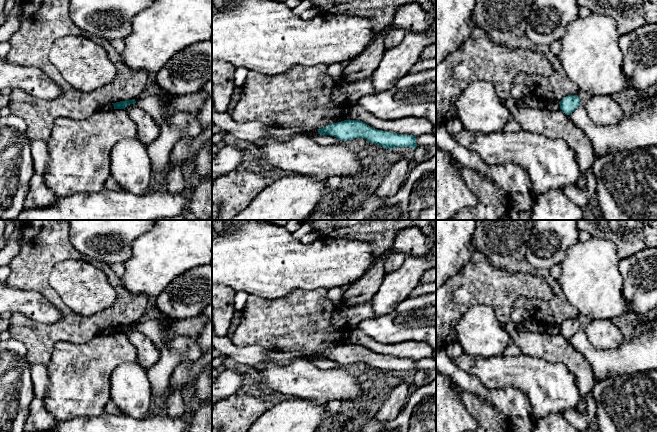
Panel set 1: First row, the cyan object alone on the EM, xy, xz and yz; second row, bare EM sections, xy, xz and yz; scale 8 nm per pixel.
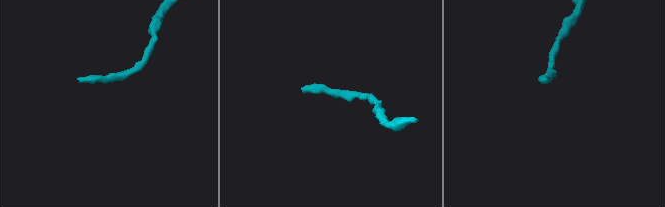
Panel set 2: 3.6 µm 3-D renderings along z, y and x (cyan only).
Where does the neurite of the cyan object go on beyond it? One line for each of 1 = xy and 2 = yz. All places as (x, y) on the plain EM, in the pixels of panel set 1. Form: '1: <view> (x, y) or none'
1: none
2: none

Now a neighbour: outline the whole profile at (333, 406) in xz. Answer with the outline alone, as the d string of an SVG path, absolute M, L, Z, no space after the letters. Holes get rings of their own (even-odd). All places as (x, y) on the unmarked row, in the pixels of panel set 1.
M332 400L330 402L327 403L327 411L333 413L333 414L337 414L340 410L341 407L341 401L339 400Z

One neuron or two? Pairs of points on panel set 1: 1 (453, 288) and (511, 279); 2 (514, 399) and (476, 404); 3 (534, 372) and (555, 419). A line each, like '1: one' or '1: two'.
1: one
2: two
3: two

